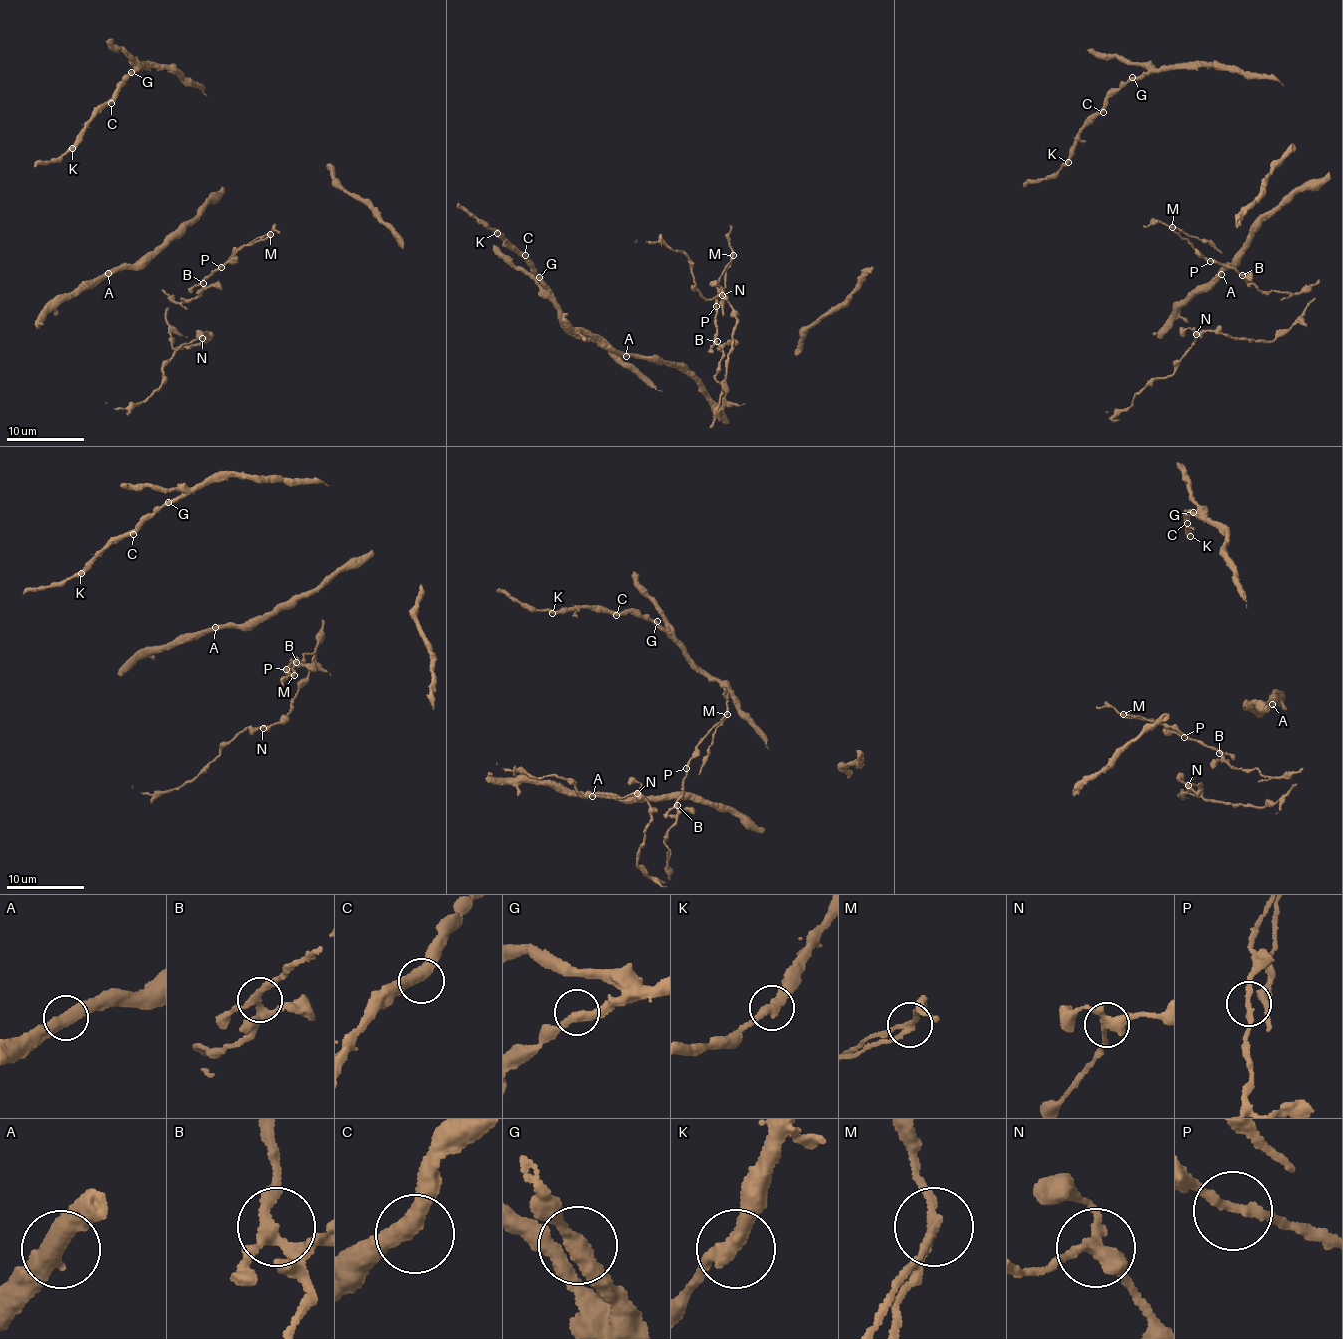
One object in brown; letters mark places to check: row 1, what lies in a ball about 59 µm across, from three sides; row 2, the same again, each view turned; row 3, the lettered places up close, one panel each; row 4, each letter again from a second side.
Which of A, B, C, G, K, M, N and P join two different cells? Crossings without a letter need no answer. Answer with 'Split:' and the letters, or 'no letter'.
Split: M

